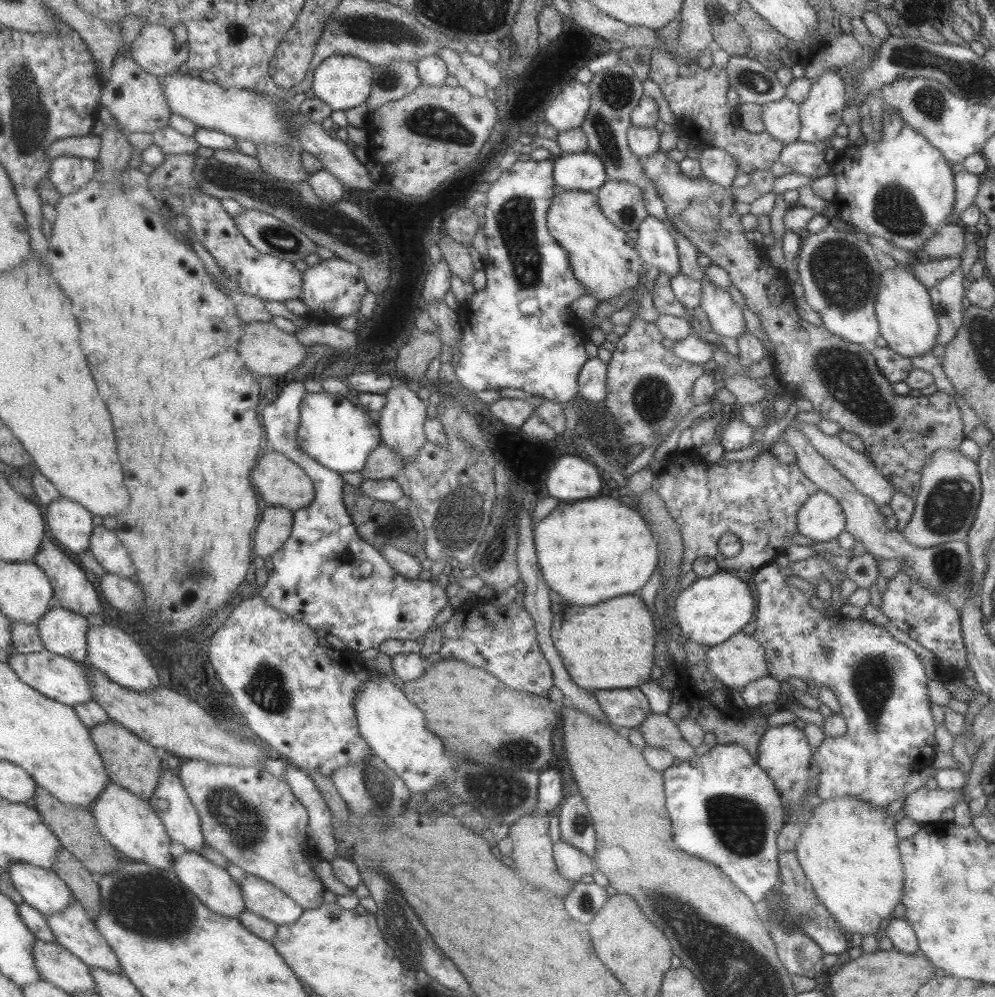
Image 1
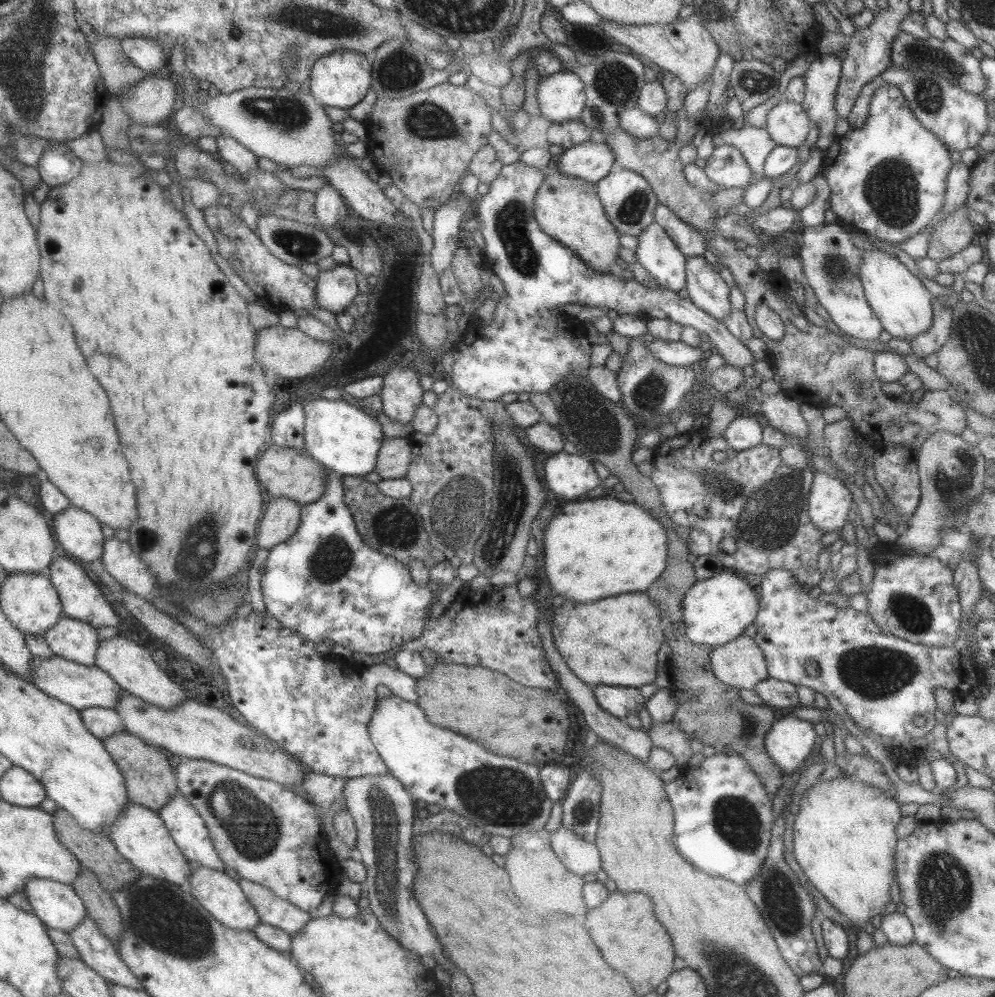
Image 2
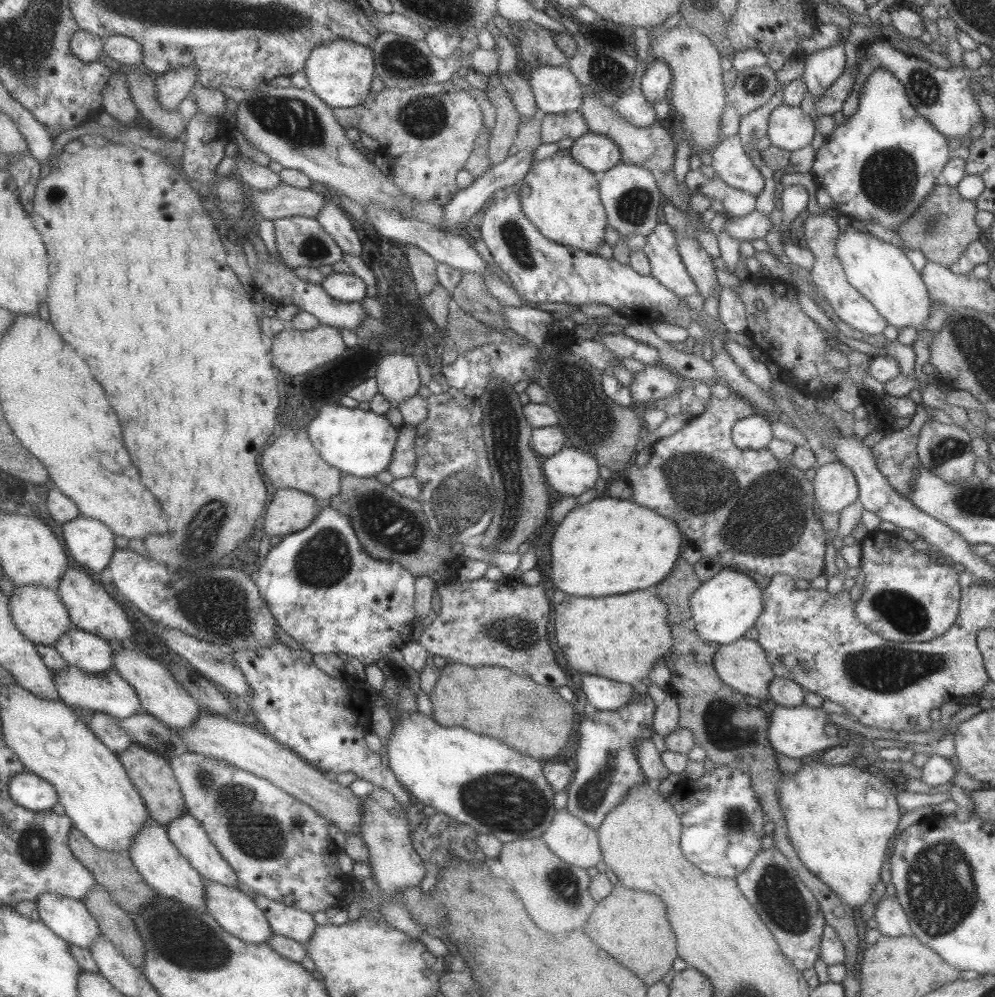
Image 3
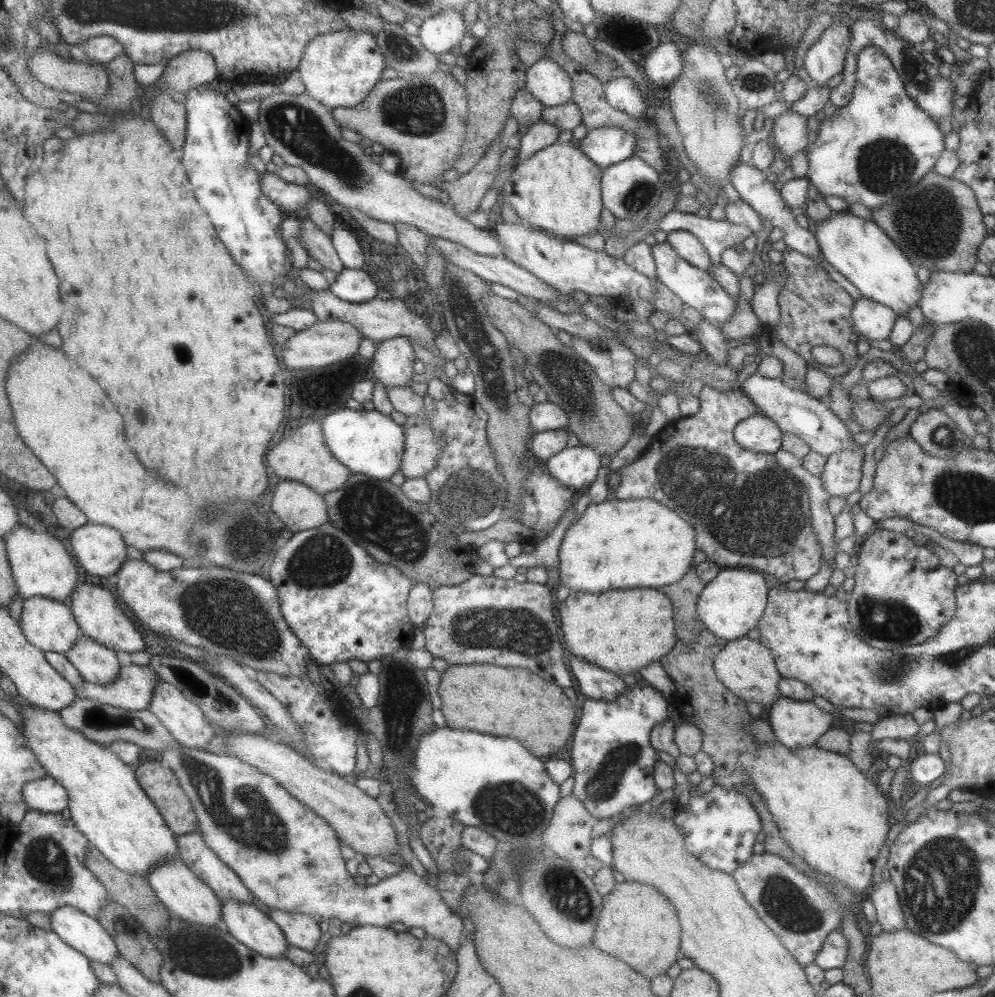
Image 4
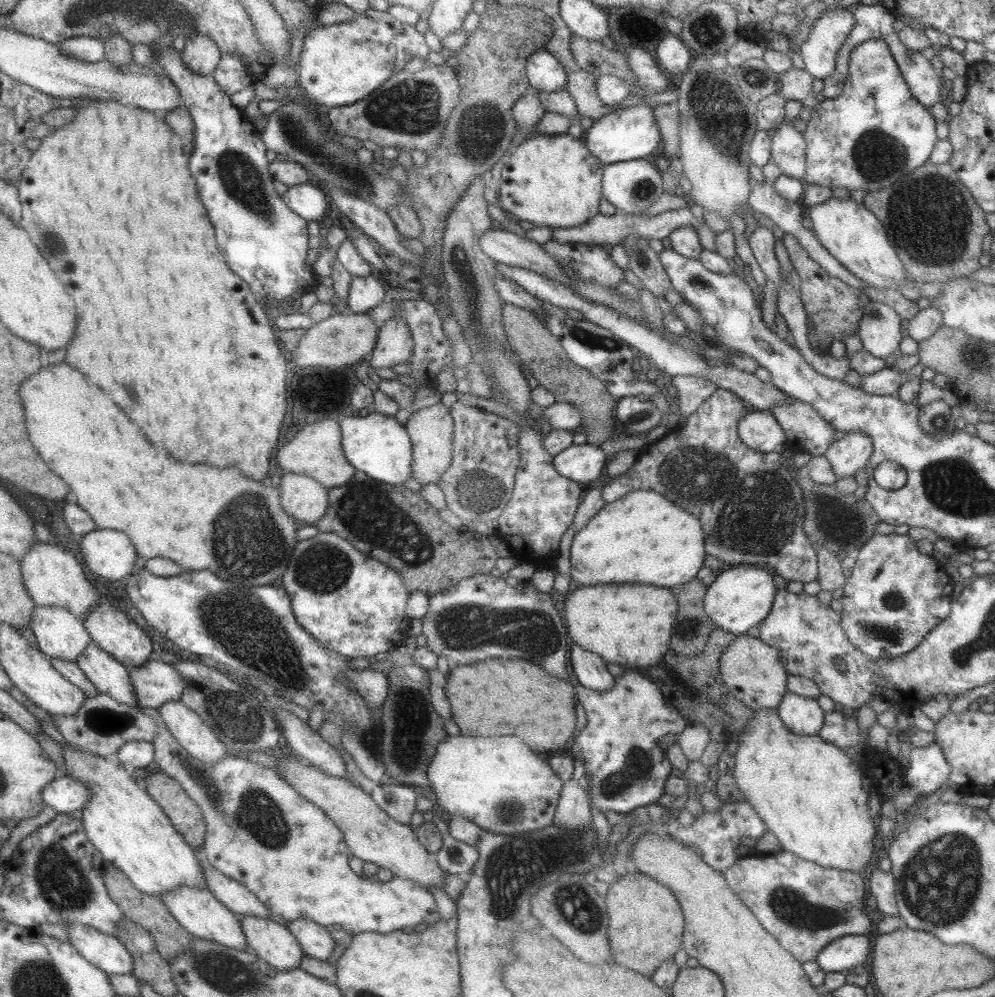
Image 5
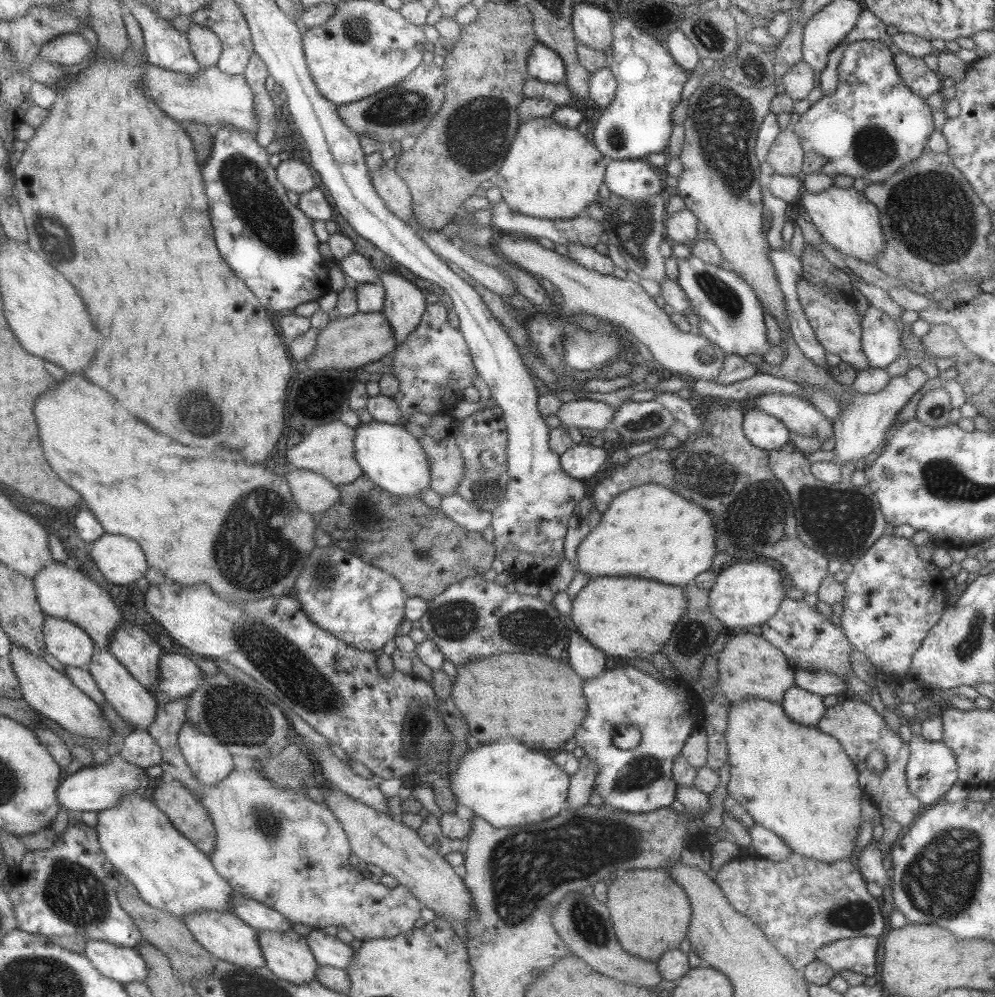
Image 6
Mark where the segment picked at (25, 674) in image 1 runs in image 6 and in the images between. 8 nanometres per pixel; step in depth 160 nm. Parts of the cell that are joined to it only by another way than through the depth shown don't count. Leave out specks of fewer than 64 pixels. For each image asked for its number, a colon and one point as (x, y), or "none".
2: (79, 686)
3: (107, 692)
4: (132, 688)
5: (156, 682)
6: (178, 676)

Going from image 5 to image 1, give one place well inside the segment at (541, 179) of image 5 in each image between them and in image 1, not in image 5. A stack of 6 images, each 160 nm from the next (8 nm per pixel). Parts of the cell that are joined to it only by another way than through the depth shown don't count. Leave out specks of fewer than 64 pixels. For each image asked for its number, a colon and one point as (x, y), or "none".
1: (604, 260)
2: (568, 210)
3: (561, 199)
4: (557, 189)

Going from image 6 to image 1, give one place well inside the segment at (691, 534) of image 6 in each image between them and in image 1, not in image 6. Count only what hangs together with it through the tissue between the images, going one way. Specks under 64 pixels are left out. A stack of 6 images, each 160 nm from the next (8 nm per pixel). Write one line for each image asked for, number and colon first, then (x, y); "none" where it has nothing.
1: (589, 551)
2: (601, 547)
3: (607, 546)
4: (636, 543)
5: (641, 537)

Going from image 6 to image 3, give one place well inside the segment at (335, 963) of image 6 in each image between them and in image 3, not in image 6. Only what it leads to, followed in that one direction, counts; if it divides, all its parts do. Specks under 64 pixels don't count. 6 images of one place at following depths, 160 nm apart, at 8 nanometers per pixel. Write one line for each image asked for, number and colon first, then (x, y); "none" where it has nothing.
3: (284, 920)
4: (299, 930)
5: (314, 940)

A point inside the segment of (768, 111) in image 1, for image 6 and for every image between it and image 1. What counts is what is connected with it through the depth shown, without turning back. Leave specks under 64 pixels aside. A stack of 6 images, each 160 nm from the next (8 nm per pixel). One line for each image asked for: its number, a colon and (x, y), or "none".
2: (787, 124)
3: (789, 128)
4: (789, 128)
5: (787, 150)
6: (785, 156)

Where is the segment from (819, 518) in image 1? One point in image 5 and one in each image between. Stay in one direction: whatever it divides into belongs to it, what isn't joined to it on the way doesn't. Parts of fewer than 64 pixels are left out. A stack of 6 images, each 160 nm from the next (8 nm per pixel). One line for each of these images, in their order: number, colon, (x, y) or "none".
2: (829, 500)
3: (834, 487)
4: (840, 476)
5: (846, 455)

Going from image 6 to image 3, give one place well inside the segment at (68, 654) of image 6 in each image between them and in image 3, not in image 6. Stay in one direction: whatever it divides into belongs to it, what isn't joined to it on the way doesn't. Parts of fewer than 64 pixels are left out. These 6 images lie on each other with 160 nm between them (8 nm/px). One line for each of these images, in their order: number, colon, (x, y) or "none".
3: (36, 611)
4: (48, 625)
5: (58, 633)

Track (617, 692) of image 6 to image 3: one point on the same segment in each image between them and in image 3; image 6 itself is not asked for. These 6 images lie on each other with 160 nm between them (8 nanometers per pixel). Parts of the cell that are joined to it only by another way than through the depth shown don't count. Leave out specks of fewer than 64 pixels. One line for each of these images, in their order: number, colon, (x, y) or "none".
3: (606, 766)
4: (612, 758)
5: (625, 768)

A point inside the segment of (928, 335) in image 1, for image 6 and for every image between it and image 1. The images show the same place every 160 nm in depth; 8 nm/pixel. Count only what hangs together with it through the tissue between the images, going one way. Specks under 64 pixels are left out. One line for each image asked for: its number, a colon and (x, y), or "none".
2: (897, 298)
3: (880, 272)
4: (865, 256)
5: (850, 233)
6: (850, 224)

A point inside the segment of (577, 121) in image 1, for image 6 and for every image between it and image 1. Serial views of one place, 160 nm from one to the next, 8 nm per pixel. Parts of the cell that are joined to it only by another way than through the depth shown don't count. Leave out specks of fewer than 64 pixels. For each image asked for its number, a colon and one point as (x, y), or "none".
2: (560, 96)
3: (555, 89)
4: (548, 83)
5: (545, 73)
6: (543, 64)

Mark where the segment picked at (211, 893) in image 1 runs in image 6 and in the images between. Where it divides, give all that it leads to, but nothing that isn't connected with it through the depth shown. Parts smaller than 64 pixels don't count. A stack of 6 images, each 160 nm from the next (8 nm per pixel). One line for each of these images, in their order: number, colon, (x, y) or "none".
2: (219, 894)
3: (236, 913)
4: (250, 926)
5: (271, 941)
6: (286, 954)

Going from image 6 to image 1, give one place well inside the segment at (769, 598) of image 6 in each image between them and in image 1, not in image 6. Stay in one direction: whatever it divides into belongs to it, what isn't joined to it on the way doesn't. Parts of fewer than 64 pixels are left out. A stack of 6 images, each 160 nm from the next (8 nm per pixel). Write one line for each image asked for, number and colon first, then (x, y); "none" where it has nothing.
1: (709, 611)
2: (716, 610)
3: (722, 608)
4: (731, 604)
5: (740, 598)

